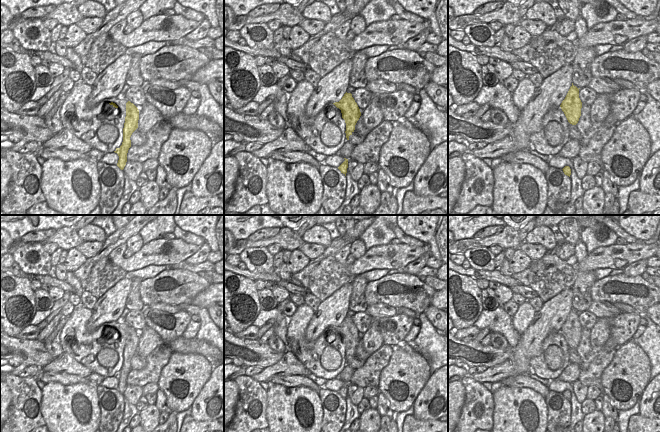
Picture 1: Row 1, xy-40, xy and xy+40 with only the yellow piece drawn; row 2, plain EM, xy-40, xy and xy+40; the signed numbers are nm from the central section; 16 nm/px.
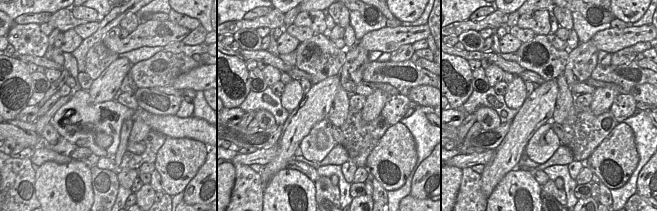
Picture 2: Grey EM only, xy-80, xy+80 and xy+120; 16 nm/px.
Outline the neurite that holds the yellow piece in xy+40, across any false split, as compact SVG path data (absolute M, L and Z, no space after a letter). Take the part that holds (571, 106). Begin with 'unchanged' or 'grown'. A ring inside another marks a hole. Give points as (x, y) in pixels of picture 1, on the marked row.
unchanged | M573 83L560 107L568 122L572 125L576 125L581 116L582 102L579 98L579 89L574 86Z

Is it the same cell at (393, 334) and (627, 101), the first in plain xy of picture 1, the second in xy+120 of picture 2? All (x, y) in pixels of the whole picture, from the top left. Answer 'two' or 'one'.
one

